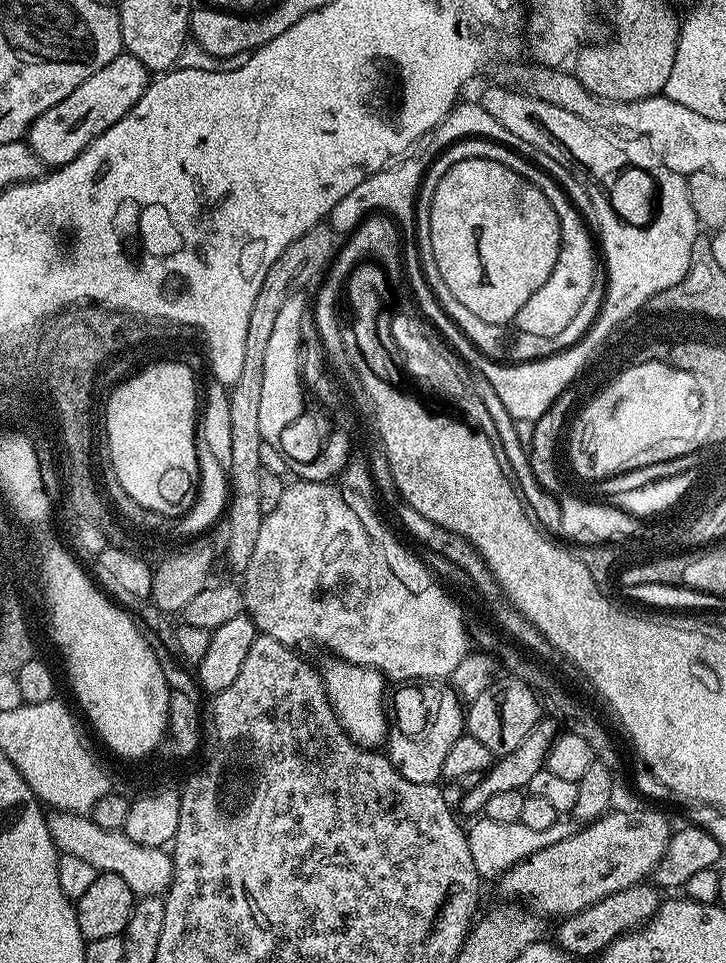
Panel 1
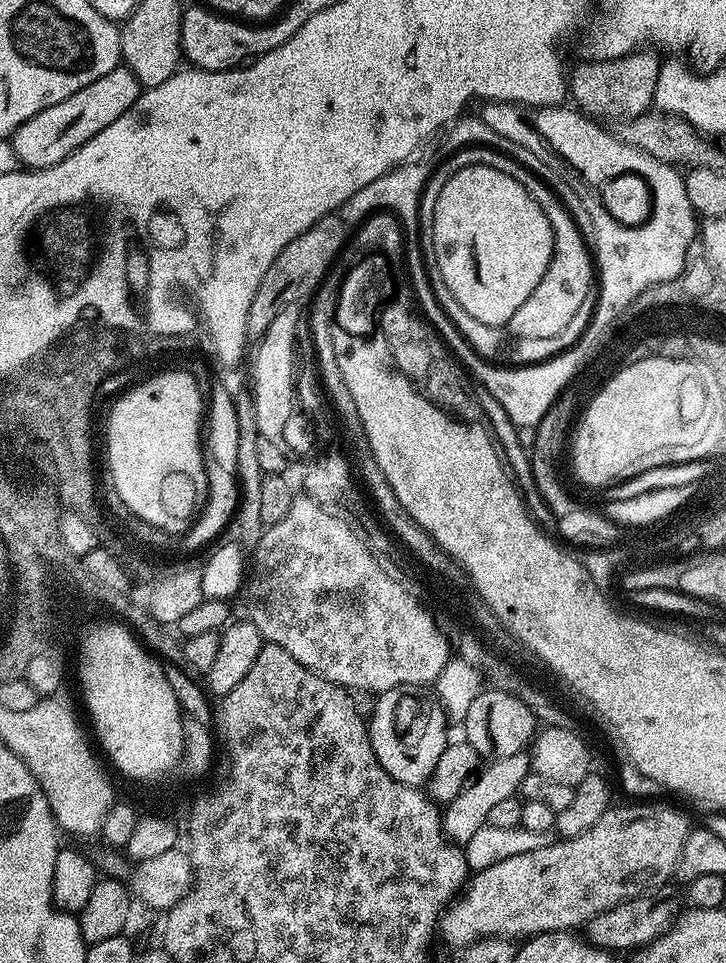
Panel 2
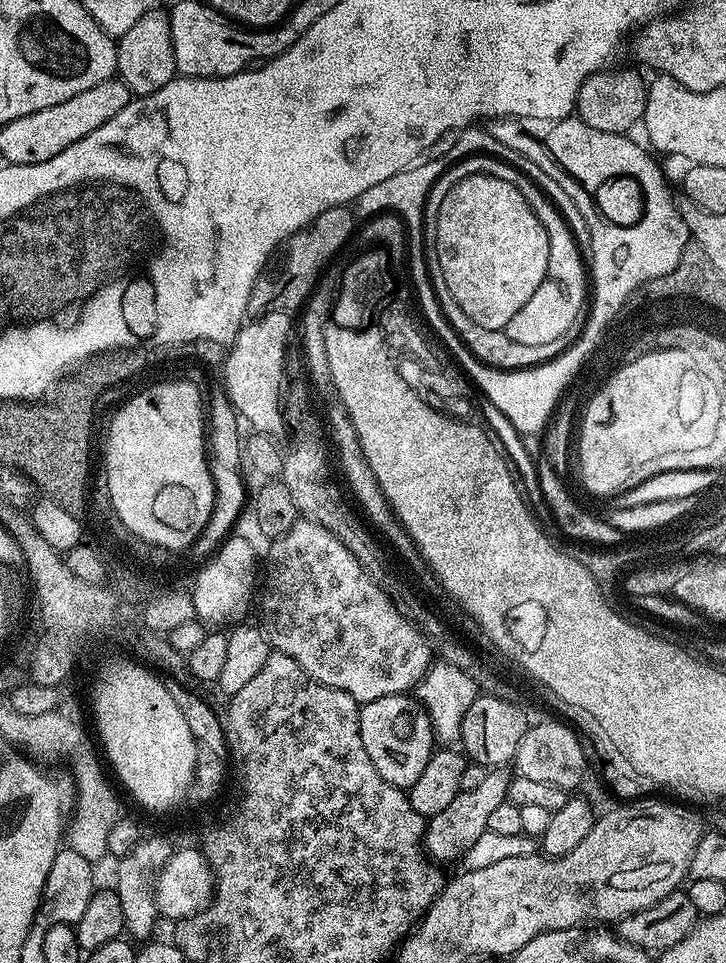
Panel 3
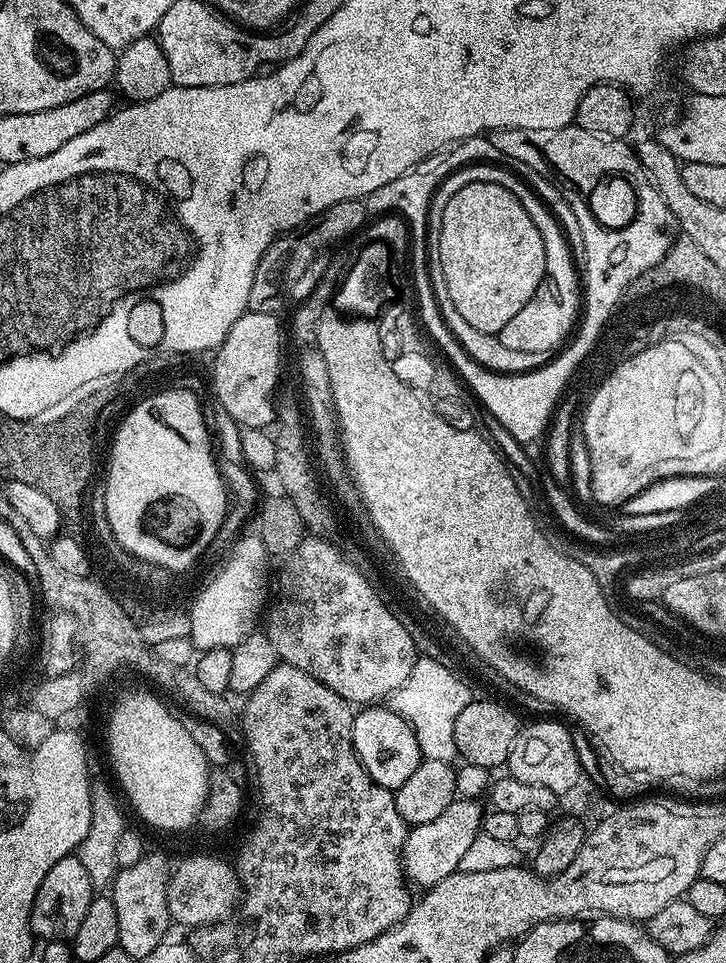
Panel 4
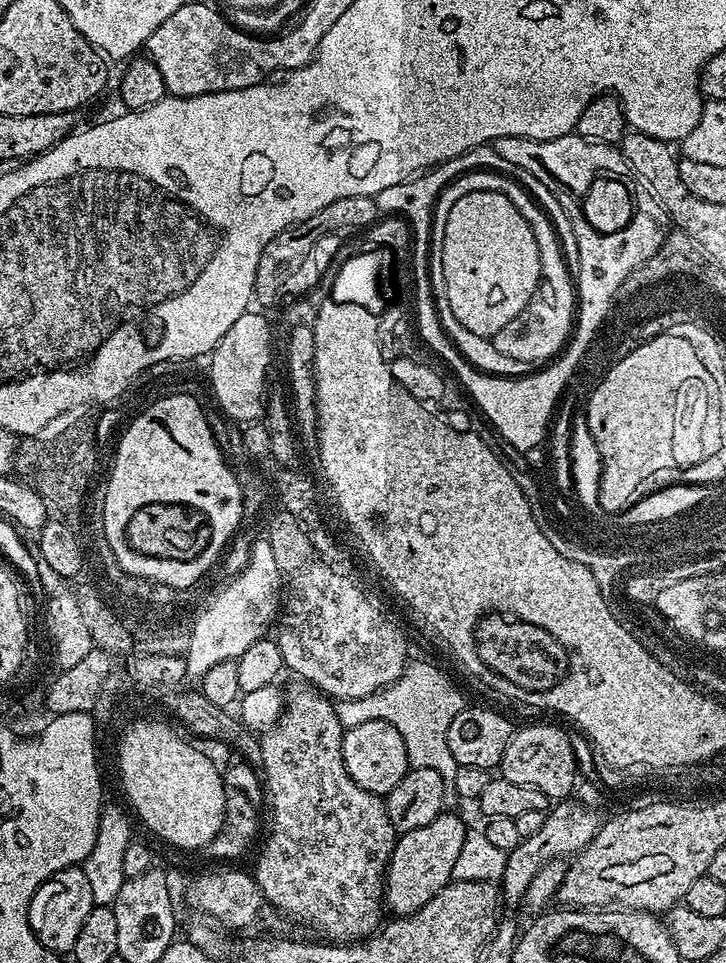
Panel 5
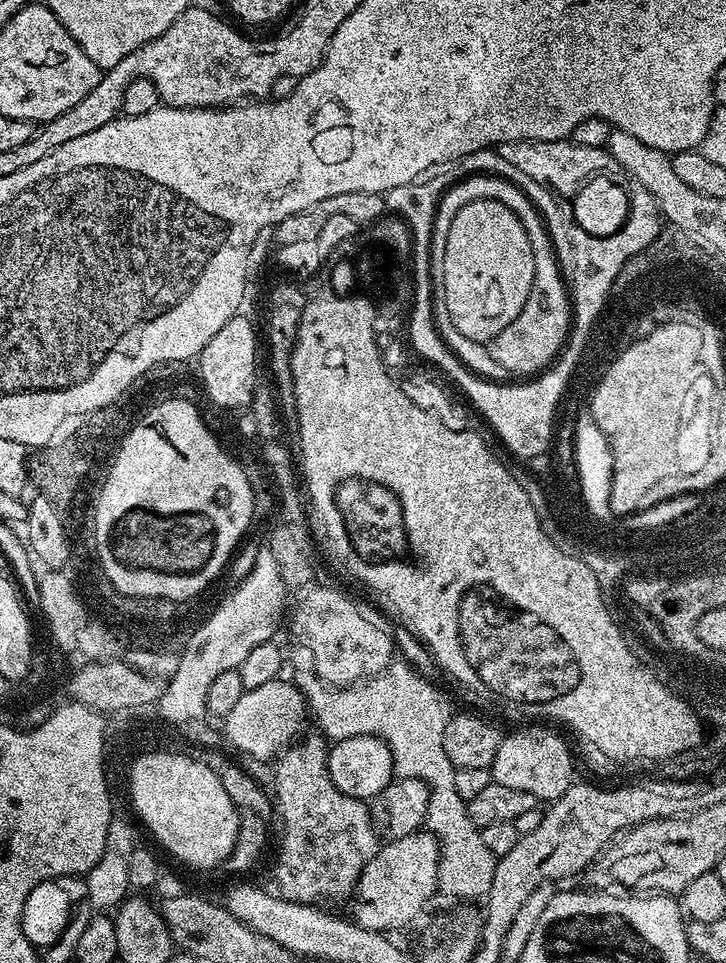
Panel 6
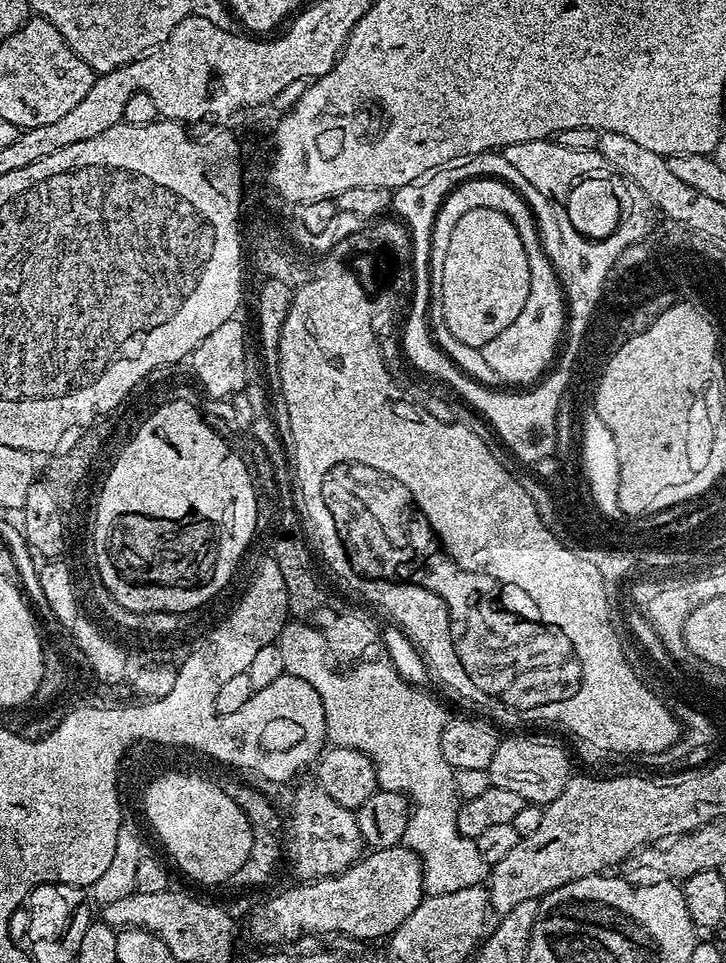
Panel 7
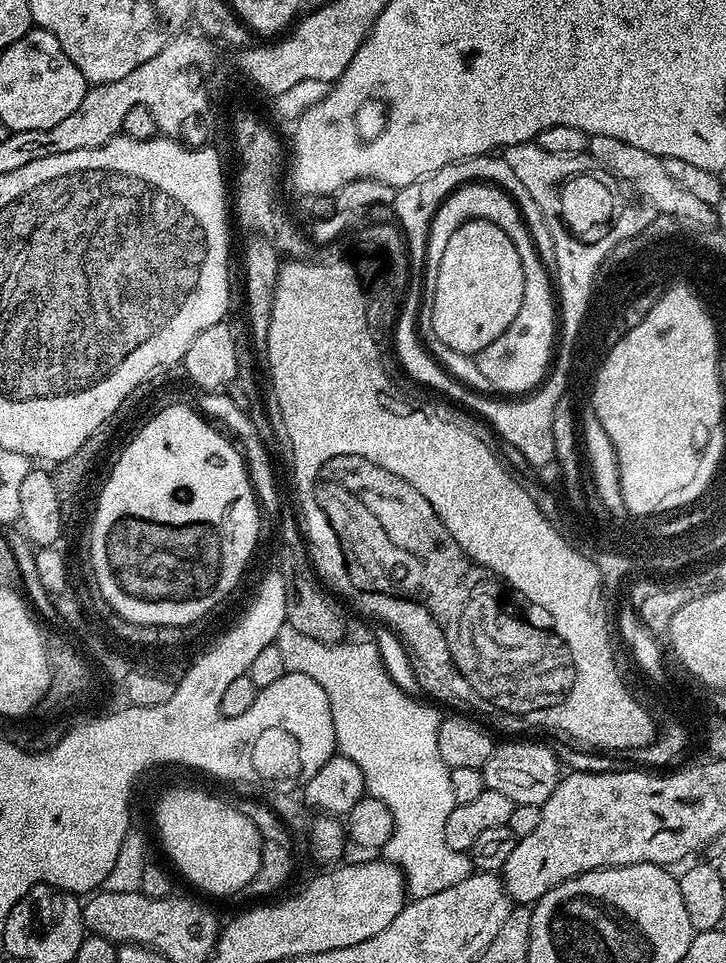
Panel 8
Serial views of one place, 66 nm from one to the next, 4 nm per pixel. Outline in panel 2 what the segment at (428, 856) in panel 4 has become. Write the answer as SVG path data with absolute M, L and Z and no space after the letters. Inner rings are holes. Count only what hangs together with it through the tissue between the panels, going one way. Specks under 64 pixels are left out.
M527 751L510 754L510 758L489 760L477 771L475 777L464 785L464 788L449 804L443 805L442 819L444 834L451 843L463 846L482 830L488 823L490 809L499 806L505 798L517 795L522 786L522 778L526 778L530 771L530 756Z

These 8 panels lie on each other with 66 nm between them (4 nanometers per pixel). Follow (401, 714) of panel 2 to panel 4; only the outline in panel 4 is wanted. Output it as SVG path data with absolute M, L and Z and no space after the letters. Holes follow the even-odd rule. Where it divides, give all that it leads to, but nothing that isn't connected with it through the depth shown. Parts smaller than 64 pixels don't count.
M391 706L361 707L352 718L352 745L356 751L356 757L360 759L361 766L367 770L373 782L383 788L393 790L400 788L402 782L406 782L406 778L410 778L410 774L414 774L414 770L418 770L422 759L415 730Z

